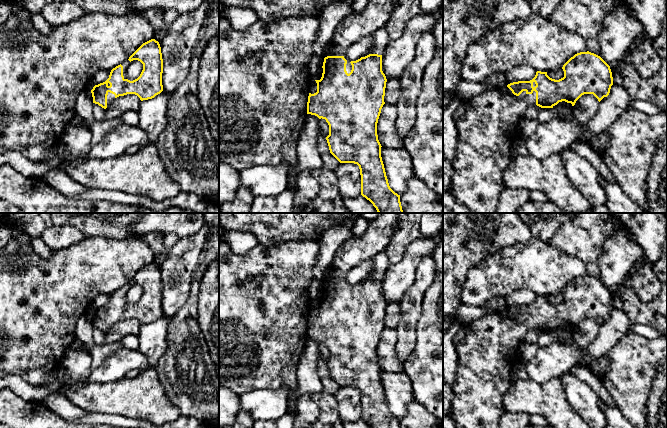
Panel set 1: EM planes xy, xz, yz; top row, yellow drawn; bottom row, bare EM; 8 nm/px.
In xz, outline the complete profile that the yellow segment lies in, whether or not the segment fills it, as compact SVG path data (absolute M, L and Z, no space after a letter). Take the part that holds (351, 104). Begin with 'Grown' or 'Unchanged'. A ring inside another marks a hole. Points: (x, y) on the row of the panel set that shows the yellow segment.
Grown. M368 0L366 8L362 12L354 12L342 19L336 26L334 35L329 45L327 56L318 78L317 92L309 93L307 102L307 114L315 115L319 119L325 119L329 125L329 135L326 137L330 153L340 163L354 163L359 166L361 175L361 195L369 200L378 213L404 213L402 210L400 195L389 186L384 164L381 157L381 144L377 135L377 123L384 102L386 76L382 71L382 55L369 54L356 61L347 61L344 58L345 51L362 38L374 34L383 28L391 17L398 0Z

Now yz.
Grown. M589 51L577 53L563 65L562 69L564 77L559 80L550 78L547 72L537 71L535 77L530 81L518 81L501 87L492 87L468 100L464 100L467 104L466 113L462 118L455 121L458 142L453 161L454 175L451 193L471 213L496 213L498 199L501 192L506 188L504 175L513 158L511 154L512 140L519 136L519 120L530 106L553 108L562 101L574 106L576 101L584 94L593 94L599 102L609 95L613 85L612 72L610 66L600 56Z

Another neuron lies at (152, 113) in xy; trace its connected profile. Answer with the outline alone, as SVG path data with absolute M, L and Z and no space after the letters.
M162 91L154 98L140 102L137 126L147 133L148 144L155 144L158 135L167 124L167 107L170 97L170 94Z

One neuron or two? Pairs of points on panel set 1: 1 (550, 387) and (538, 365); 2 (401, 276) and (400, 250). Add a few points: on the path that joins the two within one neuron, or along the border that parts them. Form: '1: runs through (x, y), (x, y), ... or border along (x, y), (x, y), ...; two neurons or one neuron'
1: border along (558, 377), (543, 382), (534, 382), (528, 378); two neurons
2: border along (414, 240), (405, 254), (390, 264); two neurons

